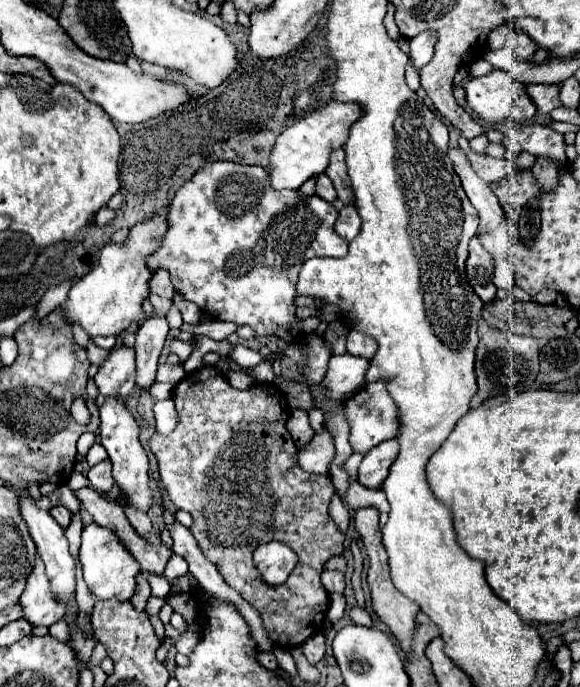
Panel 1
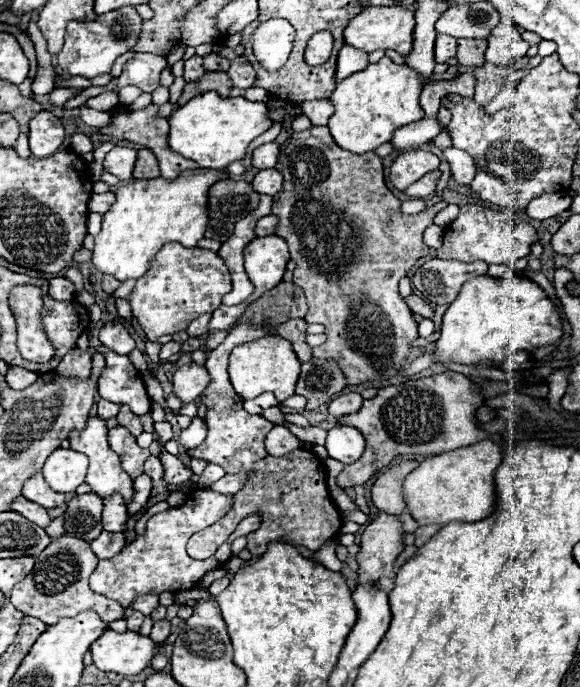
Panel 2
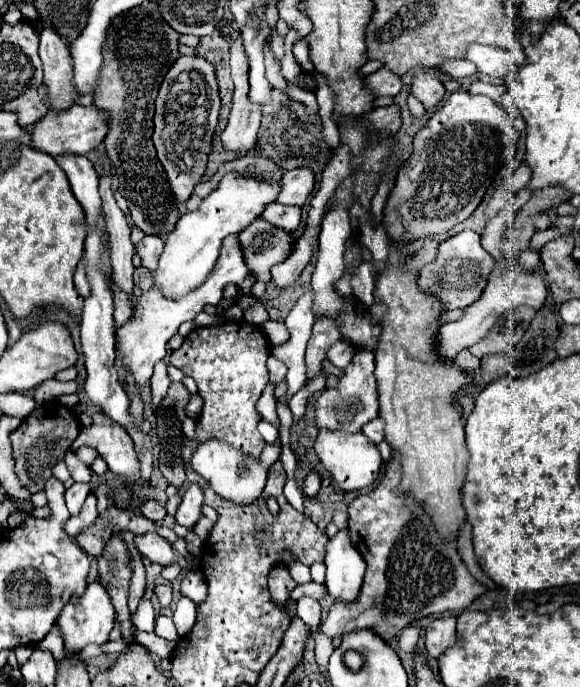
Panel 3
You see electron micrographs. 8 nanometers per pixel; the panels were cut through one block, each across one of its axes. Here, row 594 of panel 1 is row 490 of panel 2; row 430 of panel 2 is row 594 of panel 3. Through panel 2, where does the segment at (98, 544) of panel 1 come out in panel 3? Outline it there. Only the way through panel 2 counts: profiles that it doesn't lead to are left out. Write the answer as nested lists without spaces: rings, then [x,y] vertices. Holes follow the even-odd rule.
[[[98,580],[88,582],[80,596],[76,594],[76,596],[70,598],[70,602],[64,606],[64,610],[62,610],[60,618],[58,618],[58,624],[60,624],[62,634],[64,634],[66,652],[78,652],[88,644],[104,644],[104,642],[108,642],[108,634],[114,628],[114,620],[116,620],[114,606],[110,602],[110,596],[108,596],[106,588]]]

